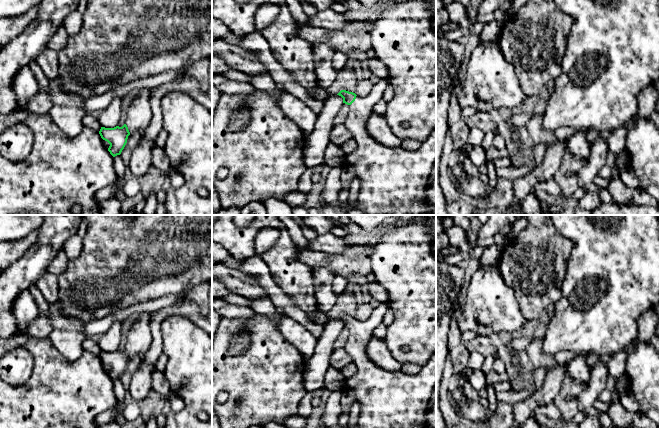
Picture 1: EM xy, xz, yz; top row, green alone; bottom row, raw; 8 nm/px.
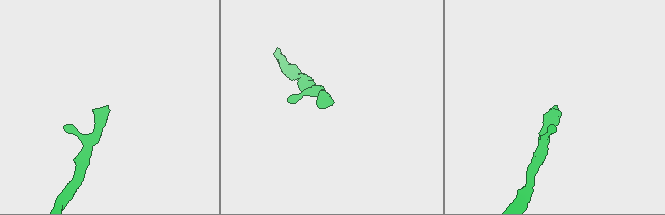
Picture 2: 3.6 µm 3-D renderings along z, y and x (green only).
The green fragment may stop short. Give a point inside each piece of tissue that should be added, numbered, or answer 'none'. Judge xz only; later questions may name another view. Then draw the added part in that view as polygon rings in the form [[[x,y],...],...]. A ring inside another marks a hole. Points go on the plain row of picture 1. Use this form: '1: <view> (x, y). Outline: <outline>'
1: xz (388, 399). Outline: [[[380,303],[367,320],[356,320],[355,325],[349,329],[349,338],[344,346],[344,350],[351,356],[353,364],[357,367],[356,374],[346,378],[345,386],[345,391],[353,391],[356,401],[360,404],[360,415],[354,428],[435,428],[428,423],[428,411],[436,389],[436,351],[414,375],[405,374],[401,370],[384,370],[375,365],[367,355],[367,343],[373,337],[374,329],[383,322],[386,309],[386,304]]]

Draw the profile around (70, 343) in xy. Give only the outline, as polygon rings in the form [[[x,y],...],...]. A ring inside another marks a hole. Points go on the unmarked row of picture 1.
[[[54,329],[48,338],[66,359],[75,361],[84,352],[83,342],[87,336],[80,331]]]

